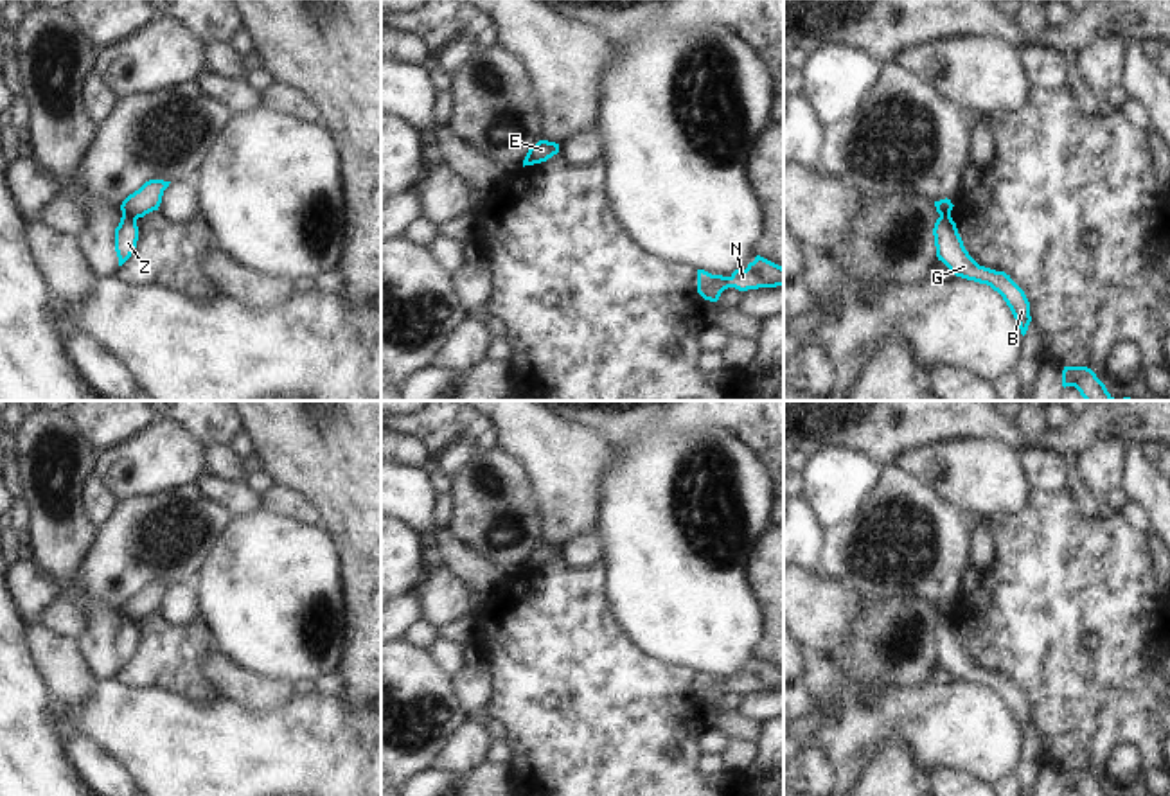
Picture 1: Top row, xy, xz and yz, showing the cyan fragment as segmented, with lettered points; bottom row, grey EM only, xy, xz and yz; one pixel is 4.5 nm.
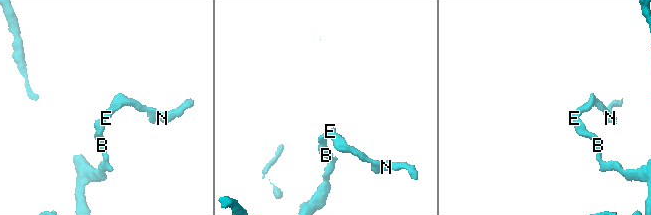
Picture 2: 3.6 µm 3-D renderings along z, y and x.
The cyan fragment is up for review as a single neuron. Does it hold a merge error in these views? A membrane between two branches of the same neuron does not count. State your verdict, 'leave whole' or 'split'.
split

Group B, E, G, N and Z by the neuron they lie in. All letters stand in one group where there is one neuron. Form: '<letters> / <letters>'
B G Z / E N

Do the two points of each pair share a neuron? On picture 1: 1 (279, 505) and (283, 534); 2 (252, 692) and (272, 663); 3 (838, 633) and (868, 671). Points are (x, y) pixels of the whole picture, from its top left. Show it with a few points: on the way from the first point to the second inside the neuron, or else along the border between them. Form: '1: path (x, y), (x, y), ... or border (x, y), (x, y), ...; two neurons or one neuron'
1: border (261, 507), (317, 525); two neurons
2: border (225, 656), (250, 671), (290, 683); two neurons
3: border (865, 606), (856, 624), (856, 638), (838, 654); two neurons

